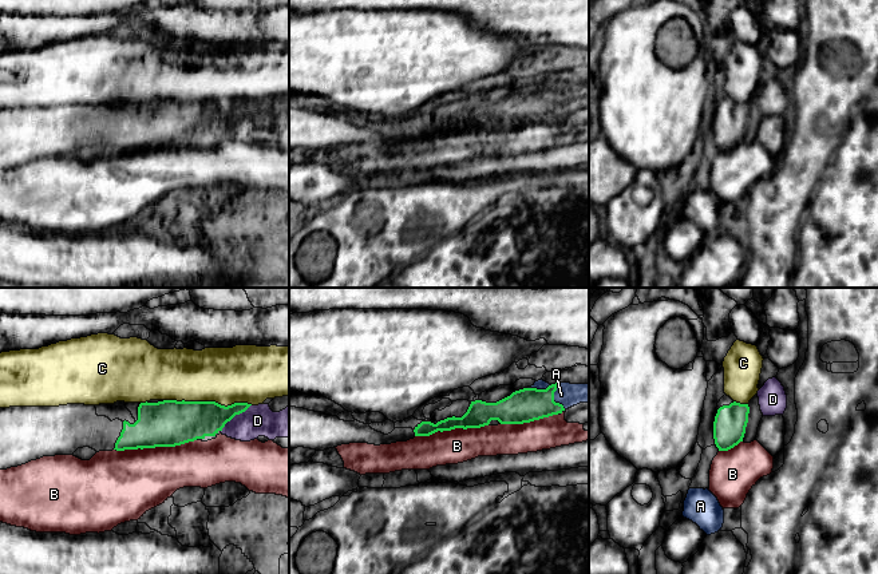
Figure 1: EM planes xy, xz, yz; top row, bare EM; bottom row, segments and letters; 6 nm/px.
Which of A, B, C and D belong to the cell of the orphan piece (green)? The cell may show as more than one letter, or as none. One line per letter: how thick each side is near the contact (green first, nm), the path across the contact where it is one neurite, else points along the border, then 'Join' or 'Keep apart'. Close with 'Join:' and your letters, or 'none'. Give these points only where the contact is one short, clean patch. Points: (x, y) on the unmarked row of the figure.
A: Thickness 200 nm (green) against 140 nm. Boundary: xz (557, 83), (554, 101), (565, 109). Keep apart
B: Thickness 280 nm (green) against 400 nm. Keep apart
C: Thickness 280 nm (green) against 340 nm. Keep apart
D: Thickness 220 nm (green) against 190 nm. Keep apart
Join: none

